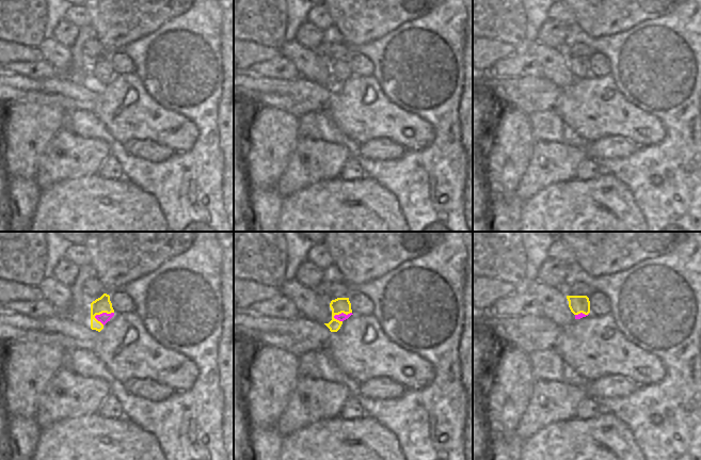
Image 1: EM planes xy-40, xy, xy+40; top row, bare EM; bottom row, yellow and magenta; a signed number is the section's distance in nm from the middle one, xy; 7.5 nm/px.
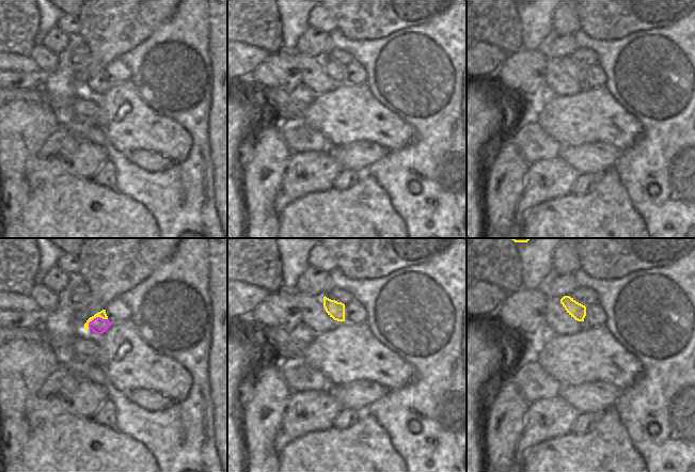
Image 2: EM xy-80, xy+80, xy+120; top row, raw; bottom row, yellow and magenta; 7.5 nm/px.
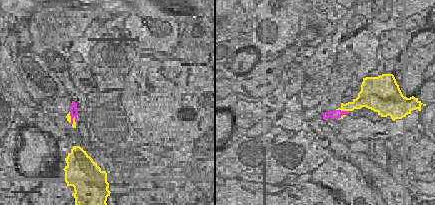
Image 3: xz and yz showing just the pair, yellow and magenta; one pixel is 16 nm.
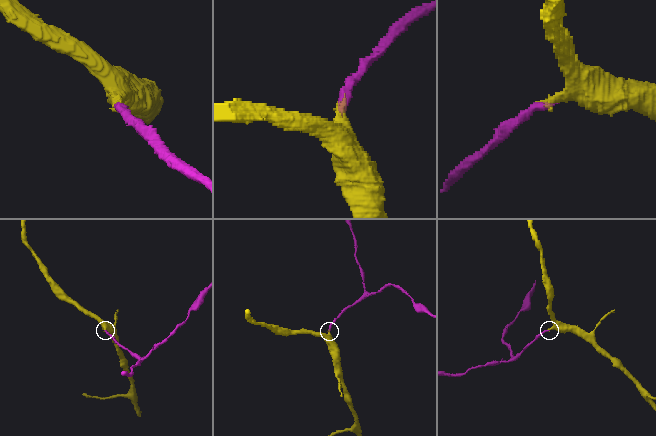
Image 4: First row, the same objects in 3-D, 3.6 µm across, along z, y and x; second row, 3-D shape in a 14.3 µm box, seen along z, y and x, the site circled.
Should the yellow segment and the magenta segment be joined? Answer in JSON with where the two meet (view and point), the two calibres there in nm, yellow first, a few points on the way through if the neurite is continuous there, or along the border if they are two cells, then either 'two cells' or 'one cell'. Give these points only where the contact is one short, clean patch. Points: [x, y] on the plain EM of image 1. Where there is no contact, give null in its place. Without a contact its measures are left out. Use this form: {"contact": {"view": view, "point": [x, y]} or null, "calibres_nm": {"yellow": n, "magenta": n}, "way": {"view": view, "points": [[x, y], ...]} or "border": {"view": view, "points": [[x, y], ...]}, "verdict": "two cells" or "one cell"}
{"contact": {"view": "xy-40", "point": [104, 73]}, "calibres_nm": {"yellow": 120, "magenta": 80}, "way": {"view": "xy-40", "points": [[102, 65], [104, 73], [104, 79]]}, "verdict": "one cell"}

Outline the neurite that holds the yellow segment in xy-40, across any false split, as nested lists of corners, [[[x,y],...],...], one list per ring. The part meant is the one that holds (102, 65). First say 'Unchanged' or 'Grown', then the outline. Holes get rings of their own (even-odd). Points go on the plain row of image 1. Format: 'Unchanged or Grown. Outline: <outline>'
Grown. Outline: [[[103,54],[91,64],[91,90],[100,93],[103,86],[114,77],[110,57]]]

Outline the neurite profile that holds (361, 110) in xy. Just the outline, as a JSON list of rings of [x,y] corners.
[[[351,76],[342,82],[326,111],[336,127],[346,136],[363,144],[376,138],[386,138],[407,150],[420,150],[432,143],[434,128],[420,116],[393,104],[381,90],[373,76]]]

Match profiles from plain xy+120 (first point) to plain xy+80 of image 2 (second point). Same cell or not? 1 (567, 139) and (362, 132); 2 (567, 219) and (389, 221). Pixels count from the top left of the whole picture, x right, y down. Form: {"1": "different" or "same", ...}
{"1": "same", "2": "same"}

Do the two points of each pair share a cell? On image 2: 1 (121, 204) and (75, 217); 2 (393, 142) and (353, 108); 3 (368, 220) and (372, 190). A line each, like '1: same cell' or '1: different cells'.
1: same cell
2: same cell
3: same cell

